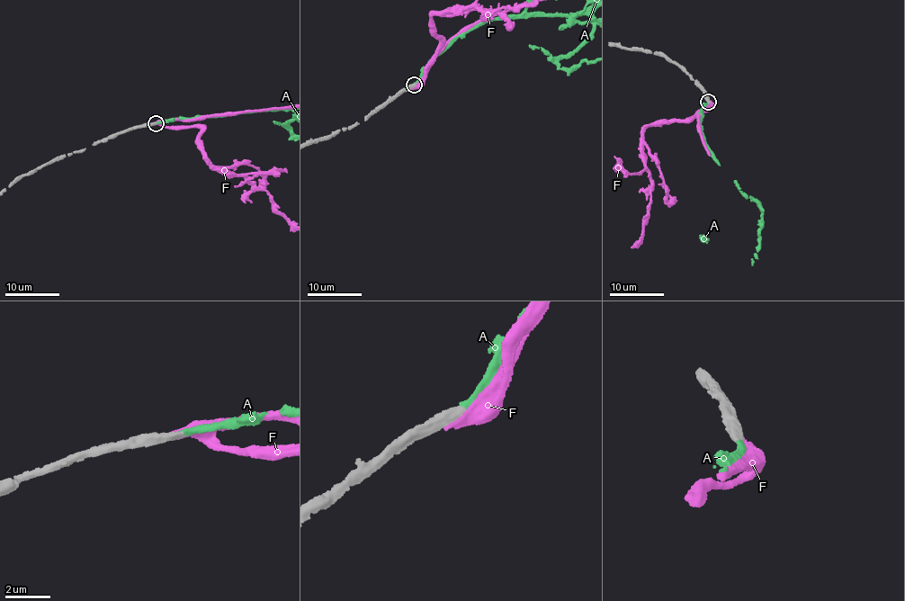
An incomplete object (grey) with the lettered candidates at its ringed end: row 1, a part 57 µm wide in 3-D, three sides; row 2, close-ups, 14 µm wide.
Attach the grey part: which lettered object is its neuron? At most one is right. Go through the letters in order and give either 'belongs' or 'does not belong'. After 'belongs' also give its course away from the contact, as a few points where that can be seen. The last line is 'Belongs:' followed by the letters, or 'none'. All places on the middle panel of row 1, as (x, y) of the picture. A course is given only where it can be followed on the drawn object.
A: belongs
F: does not belong
Belongs: A

